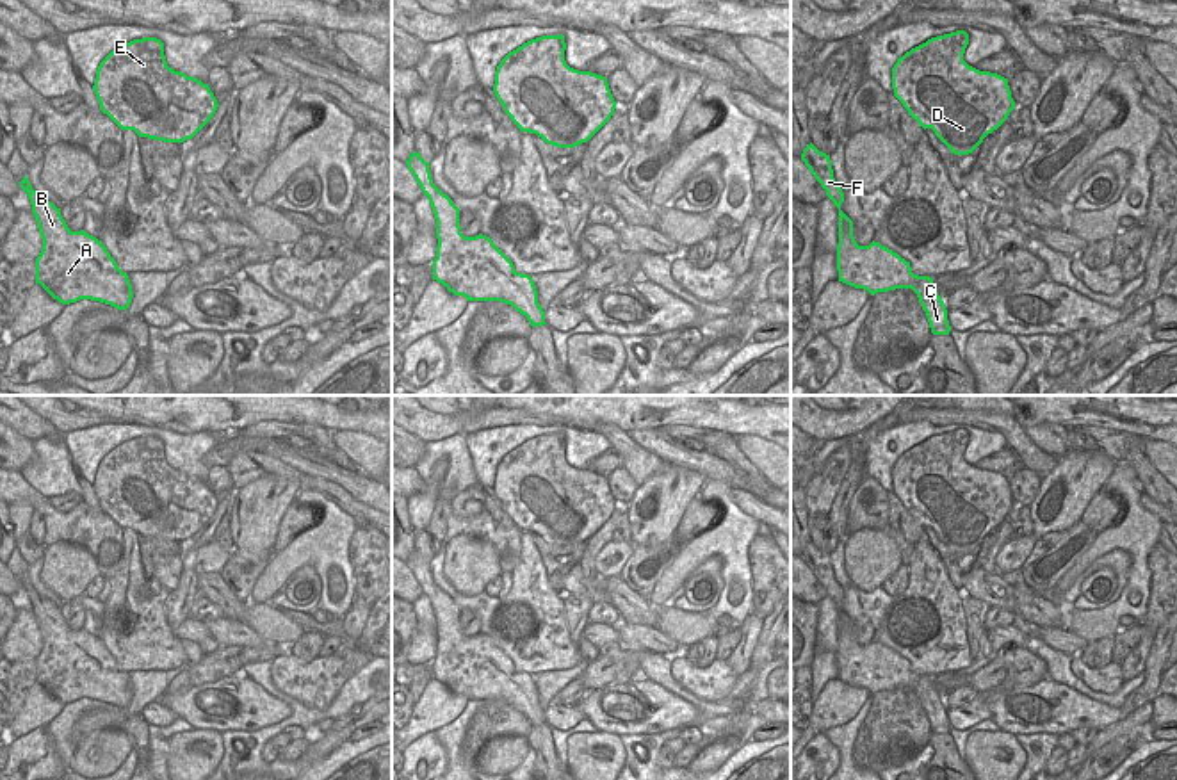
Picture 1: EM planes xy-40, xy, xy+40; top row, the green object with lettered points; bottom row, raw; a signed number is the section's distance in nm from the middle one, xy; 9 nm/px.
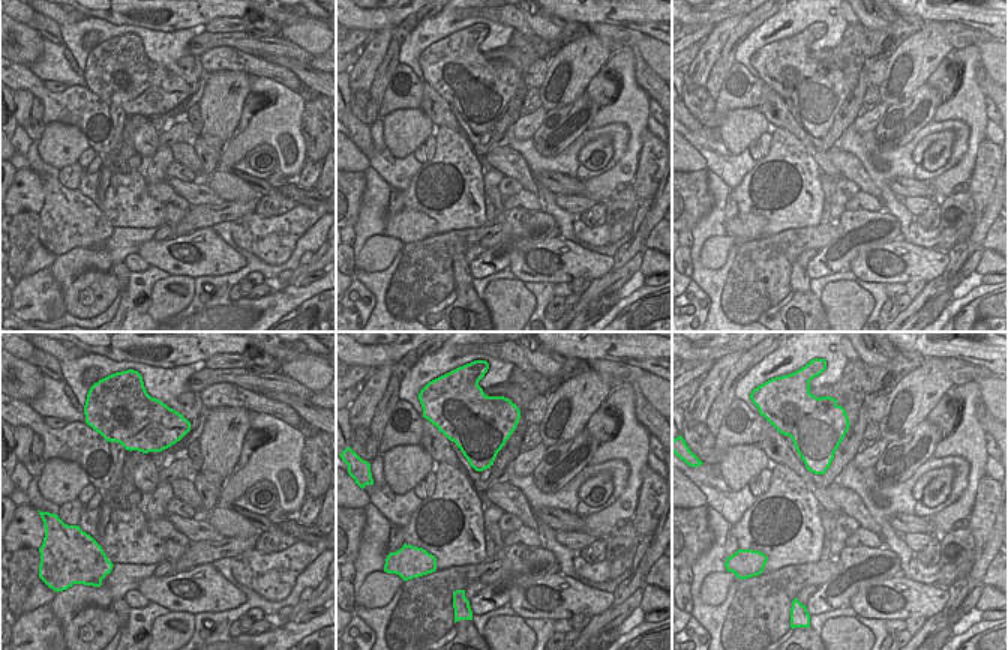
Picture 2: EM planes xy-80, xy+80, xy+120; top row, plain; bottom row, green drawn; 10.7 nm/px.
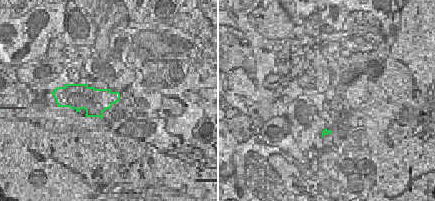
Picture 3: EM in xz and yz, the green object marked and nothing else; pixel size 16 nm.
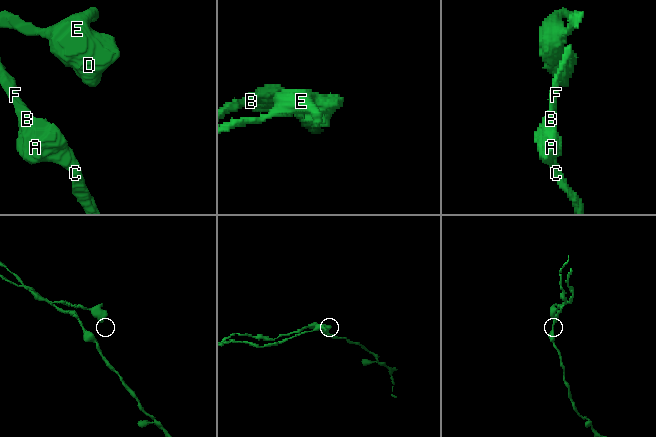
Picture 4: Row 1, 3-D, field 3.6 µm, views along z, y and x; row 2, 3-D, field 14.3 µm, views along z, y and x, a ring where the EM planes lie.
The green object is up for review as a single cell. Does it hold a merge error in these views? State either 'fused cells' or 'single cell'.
fused cells

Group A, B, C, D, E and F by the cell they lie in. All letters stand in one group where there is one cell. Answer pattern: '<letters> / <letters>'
A B C F / D E

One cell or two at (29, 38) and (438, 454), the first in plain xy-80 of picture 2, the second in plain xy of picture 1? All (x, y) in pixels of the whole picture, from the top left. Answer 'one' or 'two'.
two

